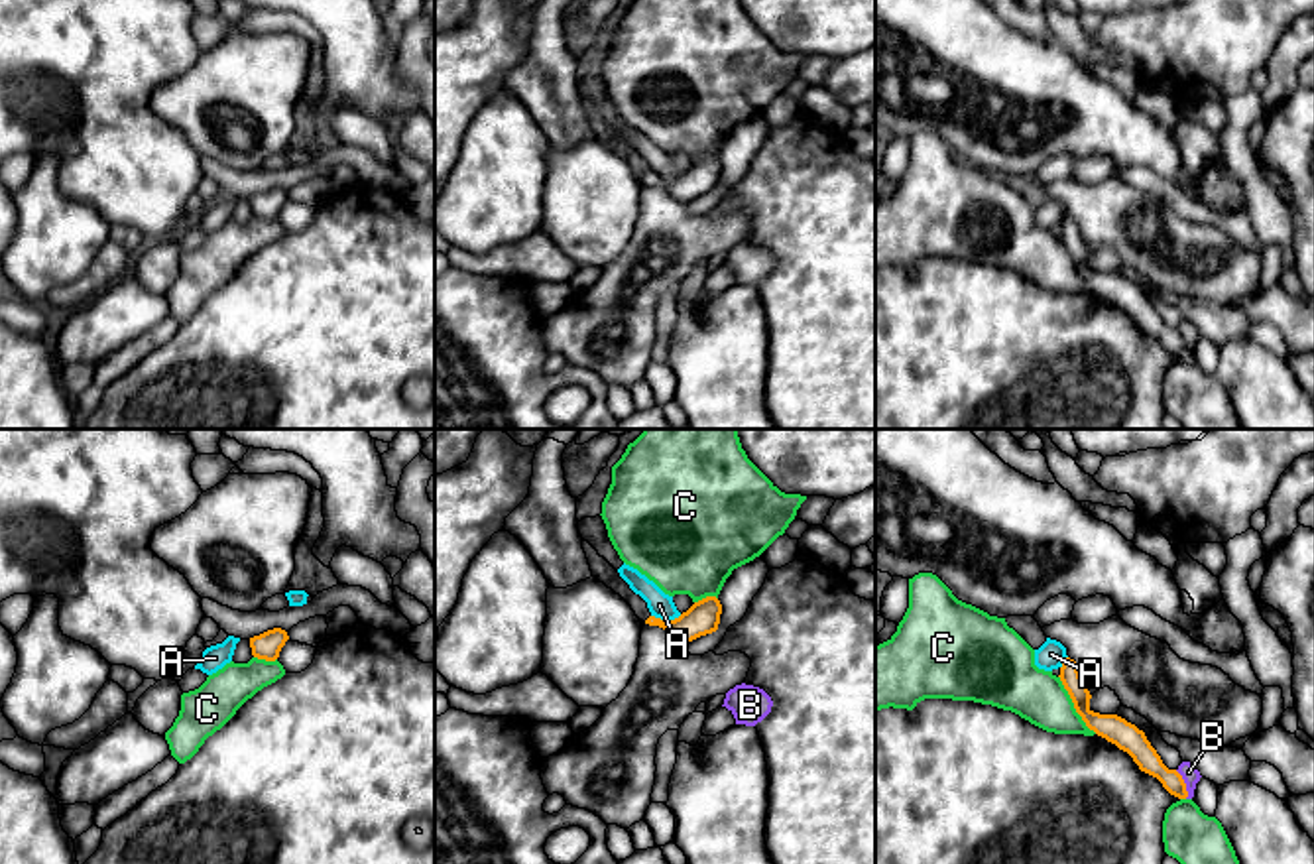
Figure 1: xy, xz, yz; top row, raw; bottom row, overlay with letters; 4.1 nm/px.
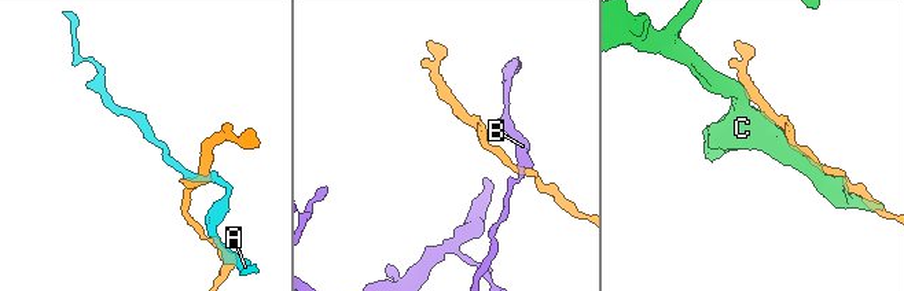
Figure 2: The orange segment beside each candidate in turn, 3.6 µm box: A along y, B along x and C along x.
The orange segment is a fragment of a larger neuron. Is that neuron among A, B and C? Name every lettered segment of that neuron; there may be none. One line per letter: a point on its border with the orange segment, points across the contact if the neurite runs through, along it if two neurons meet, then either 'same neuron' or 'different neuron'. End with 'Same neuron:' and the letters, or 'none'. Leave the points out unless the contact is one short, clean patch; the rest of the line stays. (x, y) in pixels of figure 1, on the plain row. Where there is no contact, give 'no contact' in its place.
A: meets orange in xz at (665, 180); border along xz (681, 174), (673, 178), (652, 176); different neuron
B: meets orange in yz at (1185, 343); border along yz (1175, 329), (1185, 343), (1187, 357); different neuron
C: meets orange in yz at (1075, 264); different neuron
Same neuron: none

